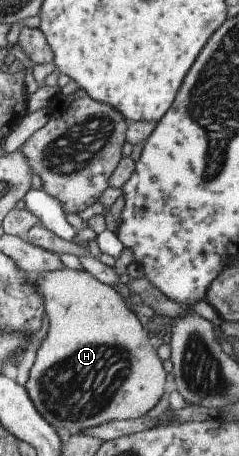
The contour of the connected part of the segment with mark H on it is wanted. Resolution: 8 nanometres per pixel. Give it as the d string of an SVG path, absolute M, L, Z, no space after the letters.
M60 267L28 276L35 281L35 290L43 301L42 310L48 318L48 330L36 349L34 362L23 385L38 414L54 429L64 428L70 433L112 420L144 416L164 394L166 374L155 353L155 341L148 338L125 300L84 269Z

